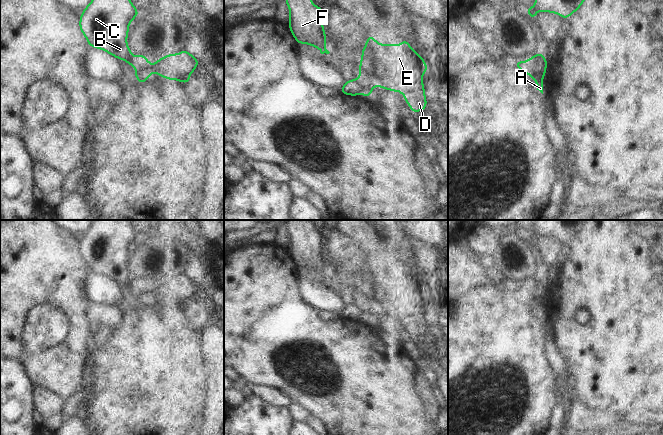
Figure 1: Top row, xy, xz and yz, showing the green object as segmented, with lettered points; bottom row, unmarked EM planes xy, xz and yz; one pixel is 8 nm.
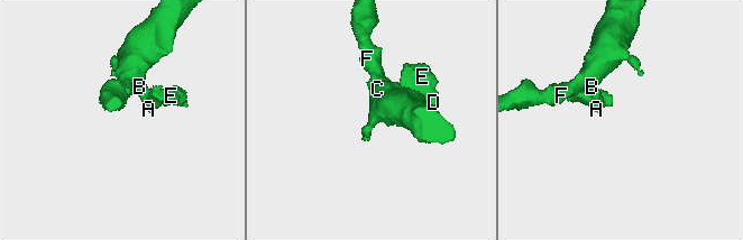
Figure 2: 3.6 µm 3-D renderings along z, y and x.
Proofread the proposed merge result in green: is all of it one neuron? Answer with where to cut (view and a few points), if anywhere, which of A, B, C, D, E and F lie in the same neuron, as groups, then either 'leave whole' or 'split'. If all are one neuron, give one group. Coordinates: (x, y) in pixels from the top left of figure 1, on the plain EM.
cut yz (532, 280), (532, 296), (542, 304); groups A D E / B C F; split

